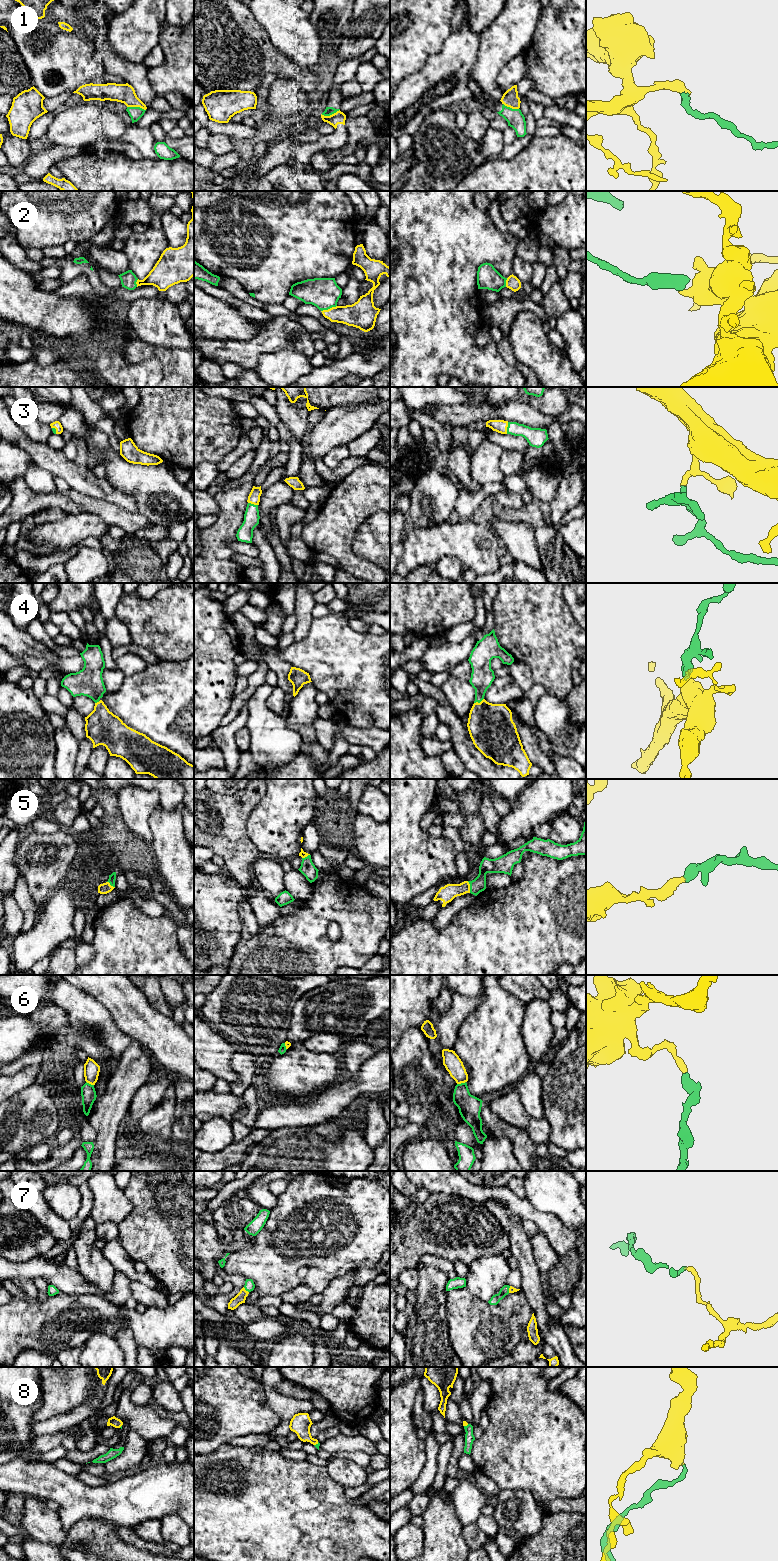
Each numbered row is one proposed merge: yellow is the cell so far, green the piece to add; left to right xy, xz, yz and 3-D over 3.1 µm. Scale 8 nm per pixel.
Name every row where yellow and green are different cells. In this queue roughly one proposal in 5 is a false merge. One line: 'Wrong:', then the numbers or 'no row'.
Wrong: 1, 6

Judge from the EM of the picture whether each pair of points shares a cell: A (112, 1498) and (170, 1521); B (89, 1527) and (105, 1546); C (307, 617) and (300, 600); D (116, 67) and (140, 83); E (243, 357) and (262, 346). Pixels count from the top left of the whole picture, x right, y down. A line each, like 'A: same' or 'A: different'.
A: different
B: same
C: same
D: same
E: same

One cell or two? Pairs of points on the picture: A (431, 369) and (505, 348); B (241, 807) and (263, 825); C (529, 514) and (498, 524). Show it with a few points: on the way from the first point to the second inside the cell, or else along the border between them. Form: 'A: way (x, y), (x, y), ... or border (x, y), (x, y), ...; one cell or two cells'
A: border (496, 343), (501, 357), (509, 365), (515, 367); two cells
B: border (263, 795), (246, 823), (246, 833), (249, 838); two cells
C: border (497, 516), (504, 520), (521, 521), (531, 527); two cells

